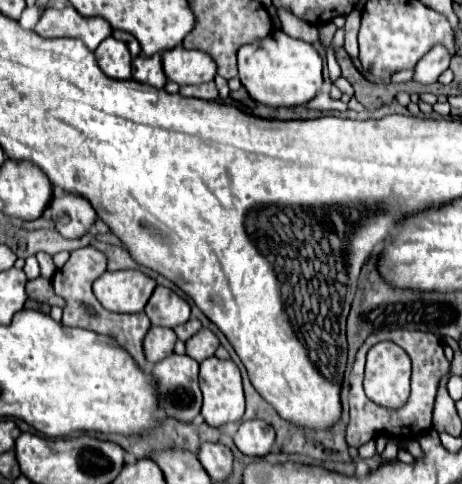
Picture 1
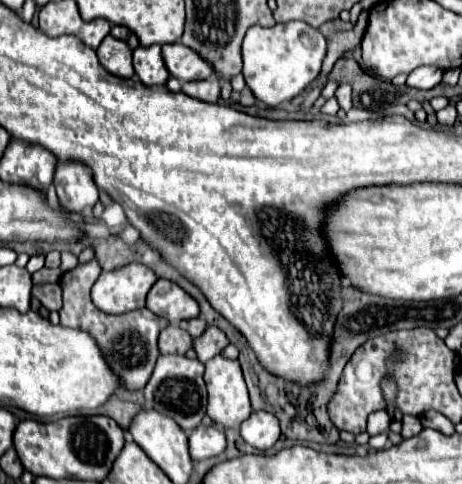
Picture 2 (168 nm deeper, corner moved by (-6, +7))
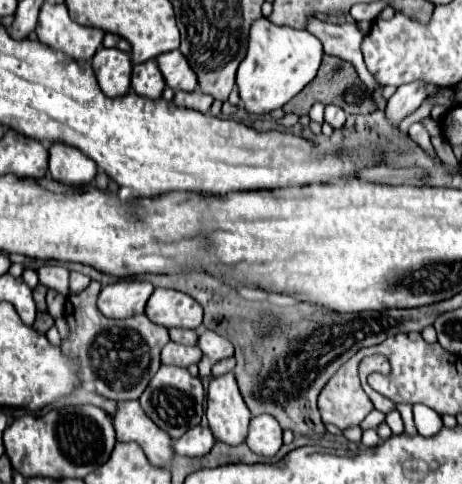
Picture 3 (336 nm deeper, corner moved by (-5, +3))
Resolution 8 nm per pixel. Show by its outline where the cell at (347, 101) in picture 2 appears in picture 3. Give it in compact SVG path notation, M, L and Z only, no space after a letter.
M327 105L325 107L325 121L331 123L335 129L339 129L345 125L345 111L337 105Z

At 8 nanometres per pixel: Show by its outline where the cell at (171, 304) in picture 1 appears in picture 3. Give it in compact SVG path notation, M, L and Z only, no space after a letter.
M157 287L149 297L145 315L163 327L197 329L203 321L203 309L197 305L197 301L193 301L193 297L163 287Z

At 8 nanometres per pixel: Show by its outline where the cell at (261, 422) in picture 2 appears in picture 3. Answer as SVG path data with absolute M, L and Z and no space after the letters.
M257 415L251 419L249 423L249 435L245 439L247 447L263 457L273 457L281 443L281 427L277 425L277 421L273 421L273 417L269 415Z

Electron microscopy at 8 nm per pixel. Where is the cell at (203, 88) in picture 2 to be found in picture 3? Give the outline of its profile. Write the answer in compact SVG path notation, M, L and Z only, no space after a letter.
M177 91L173 103L179 107L189 107L189 109L195 109L201 113L209 113L209 109L213 105L213 97L209 97L205 93L197 93L197 91L191 91L191 93Z

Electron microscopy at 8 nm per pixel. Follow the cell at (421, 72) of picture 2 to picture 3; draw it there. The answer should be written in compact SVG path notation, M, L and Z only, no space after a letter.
M413 81L407 85L401 85L395 95L387 101L387 119L397 127L403 117L413 113L423 101L427 99L427 83L425 81Z

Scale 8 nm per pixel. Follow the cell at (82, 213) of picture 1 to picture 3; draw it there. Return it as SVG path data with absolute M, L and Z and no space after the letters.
M69 145L49 147L49 173L55 181L69 187L87 187L97 175L97 165Z

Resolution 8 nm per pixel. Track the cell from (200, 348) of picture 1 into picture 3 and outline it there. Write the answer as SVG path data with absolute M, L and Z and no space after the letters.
M203 329L199 333L199 349L203 351L203 357L199 361L199 377L209 377L211 375L211 367L225 359L225 357L231 357L233 355L233 345L219 337L217 333L209 331L209 329Z

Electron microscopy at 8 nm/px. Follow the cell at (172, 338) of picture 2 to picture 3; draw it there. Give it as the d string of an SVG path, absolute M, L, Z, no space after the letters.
M169 341L165 349L161 351L161 363L165 365L179 365L179 367L189 367L191 363L199 363L201 359L201 349L199 347L187 347L175 341Z

